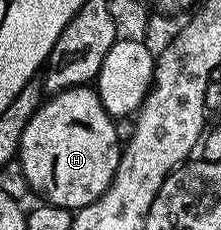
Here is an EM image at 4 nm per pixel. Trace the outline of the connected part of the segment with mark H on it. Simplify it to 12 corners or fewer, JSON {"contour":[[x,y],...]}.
{"contour":[[97,88],[53,94],[16,159],[43,202],[100,199],[123,146]]}

